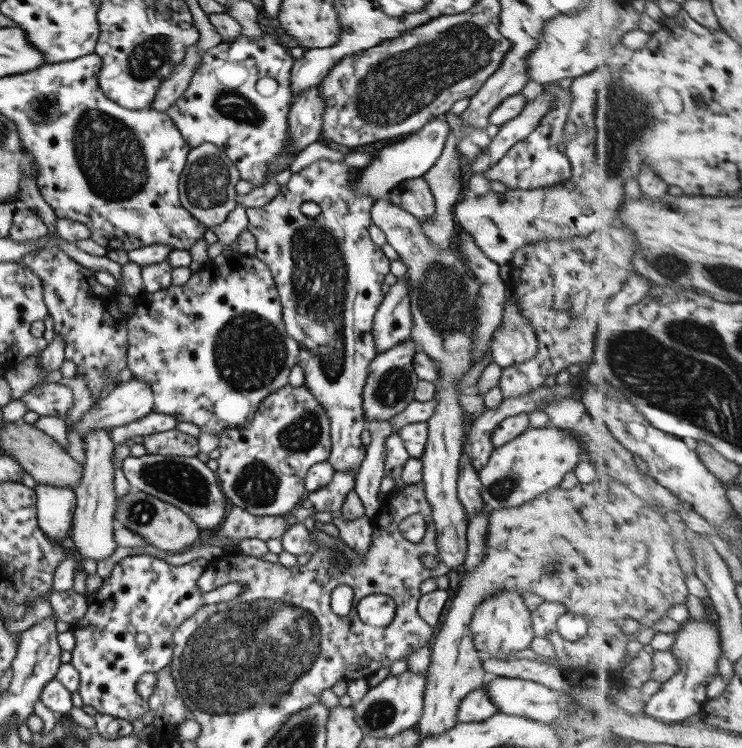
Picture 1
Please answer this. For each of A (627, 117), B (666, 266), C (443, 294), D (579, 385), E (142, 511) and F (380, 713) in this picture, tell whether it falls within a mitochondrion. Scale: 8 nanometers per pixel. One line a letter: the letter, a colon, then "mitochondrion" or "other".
A: mitochondrion
B: mitochondrion
C: mitochondrion
D: other
E: mitochondrion
F: mitochondrion

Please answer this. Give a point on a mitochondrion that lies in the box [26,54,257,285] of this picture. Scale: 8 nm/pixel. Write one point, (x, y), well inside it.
(111, 157)

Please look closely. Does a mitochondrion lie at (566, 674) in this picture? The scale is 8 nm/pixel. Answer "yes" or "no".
no

